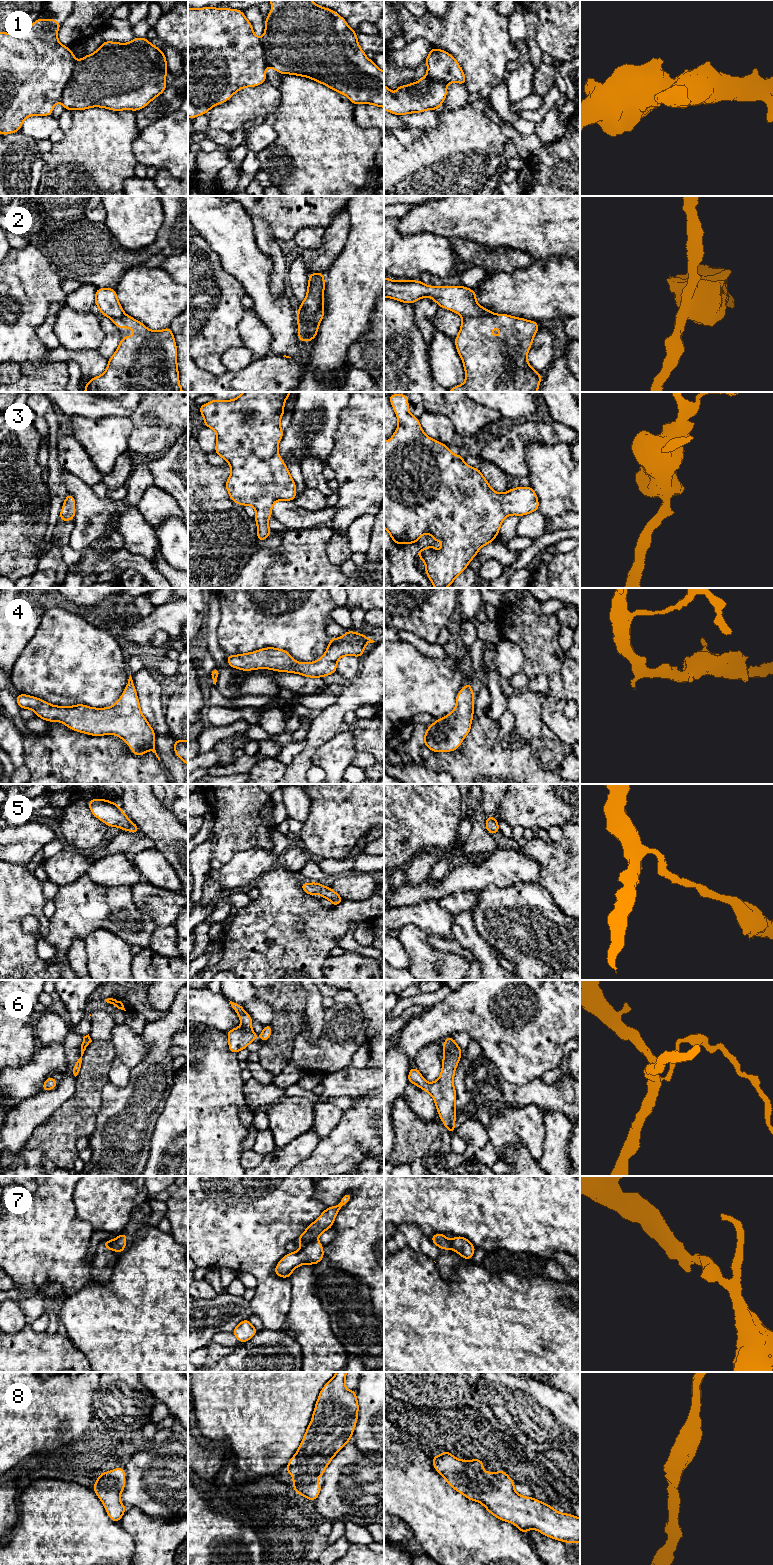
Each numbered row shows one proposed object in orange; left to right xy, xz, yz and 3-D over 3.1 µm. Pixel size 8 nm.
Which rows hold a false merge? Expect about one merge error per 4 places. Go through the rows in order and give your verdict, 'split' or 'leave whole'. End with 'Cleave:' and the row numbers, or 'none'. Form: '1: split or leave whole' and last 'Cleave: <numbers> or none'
1: split
2: split
3: leave whole
4: leave whole
5: leave whole
6: leave whole
7: split
8: leave whole
Cleave: 1, 2, 7

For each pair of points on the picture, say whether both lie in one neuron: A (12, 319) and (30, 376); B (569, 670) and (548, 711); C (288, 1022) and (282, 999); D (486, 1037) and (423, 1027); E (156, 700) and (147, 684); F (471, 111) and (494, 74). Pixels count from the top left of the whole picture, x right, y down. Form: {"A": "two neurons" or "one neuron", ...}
{"A": "two neurons", "B": "two neurons", "C": "one neuron", "D": "one neuron", "E": "one neuron", "F": "two neurons"}

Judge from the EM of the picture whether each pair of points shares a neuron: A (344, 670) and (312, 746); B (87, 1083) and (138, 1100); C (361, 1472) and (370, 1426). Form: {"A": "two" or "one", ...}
{"A": "two", "B": "two", "C": "two"}

